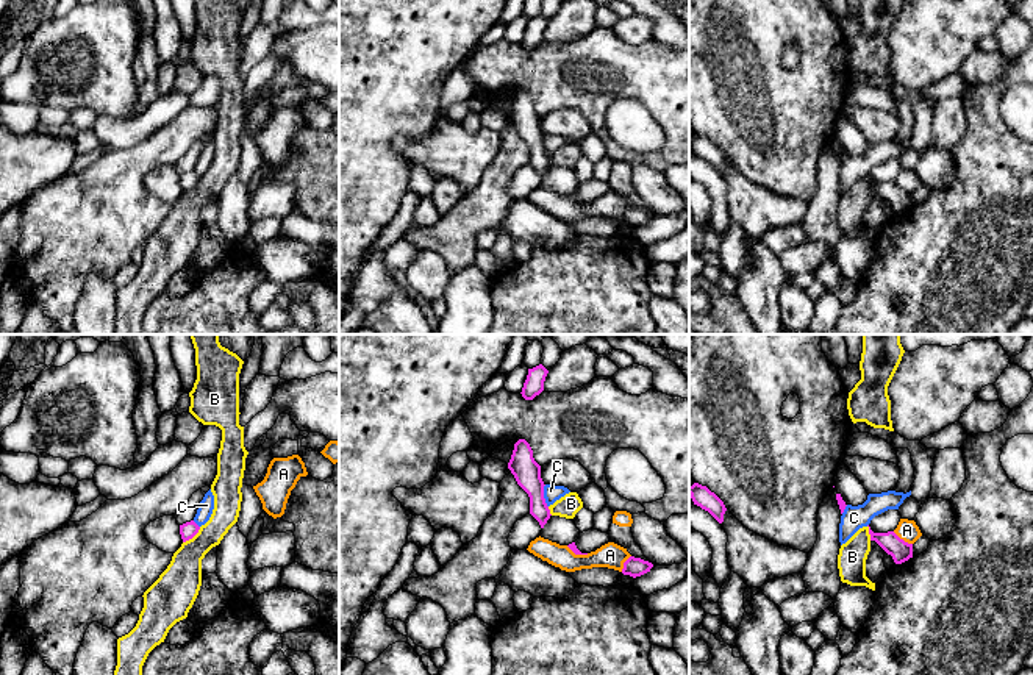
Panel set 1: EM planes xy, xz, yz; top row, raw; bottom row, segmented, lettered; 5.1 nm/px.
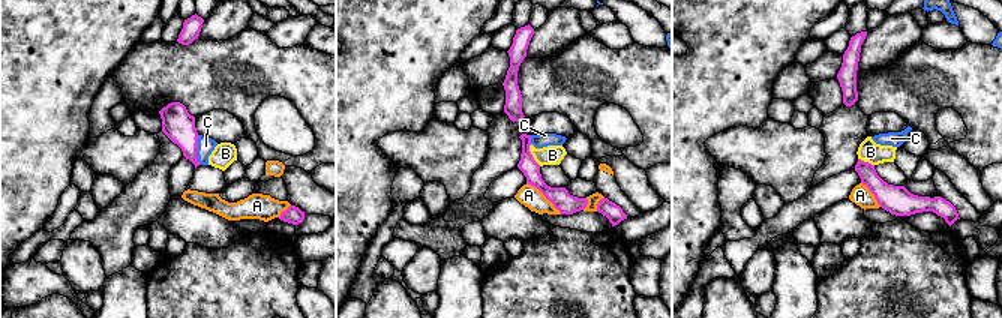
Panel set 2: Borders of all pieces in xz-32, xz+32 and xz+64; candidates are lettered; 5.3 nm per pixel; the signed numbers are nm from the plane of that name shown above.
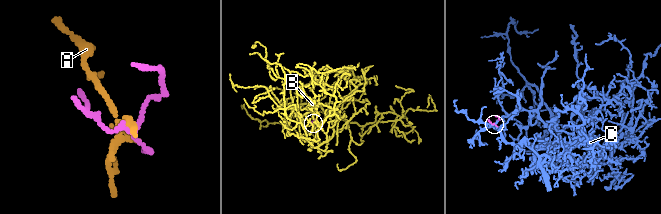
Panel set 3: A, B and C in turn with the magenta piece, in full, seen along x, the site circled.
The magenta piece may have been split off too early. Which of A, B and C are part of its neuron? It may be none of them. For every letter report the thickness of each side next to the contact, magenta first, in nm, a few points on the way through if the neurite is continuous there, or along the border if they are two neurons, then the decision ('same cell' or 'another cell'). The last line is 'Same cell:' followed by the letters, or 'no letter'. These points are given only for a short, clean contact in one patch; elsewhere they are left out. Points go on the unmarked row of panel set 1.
A: calibres 110 and 110 nm; another cell
B: calibres 90 and 200 nm; border xy (200, 177), (183, 192); another cell
C: calibres 140 and 90 nm; border xz (544, 135), (544, 152), (547, 157); another cell
Same cell: no letter

